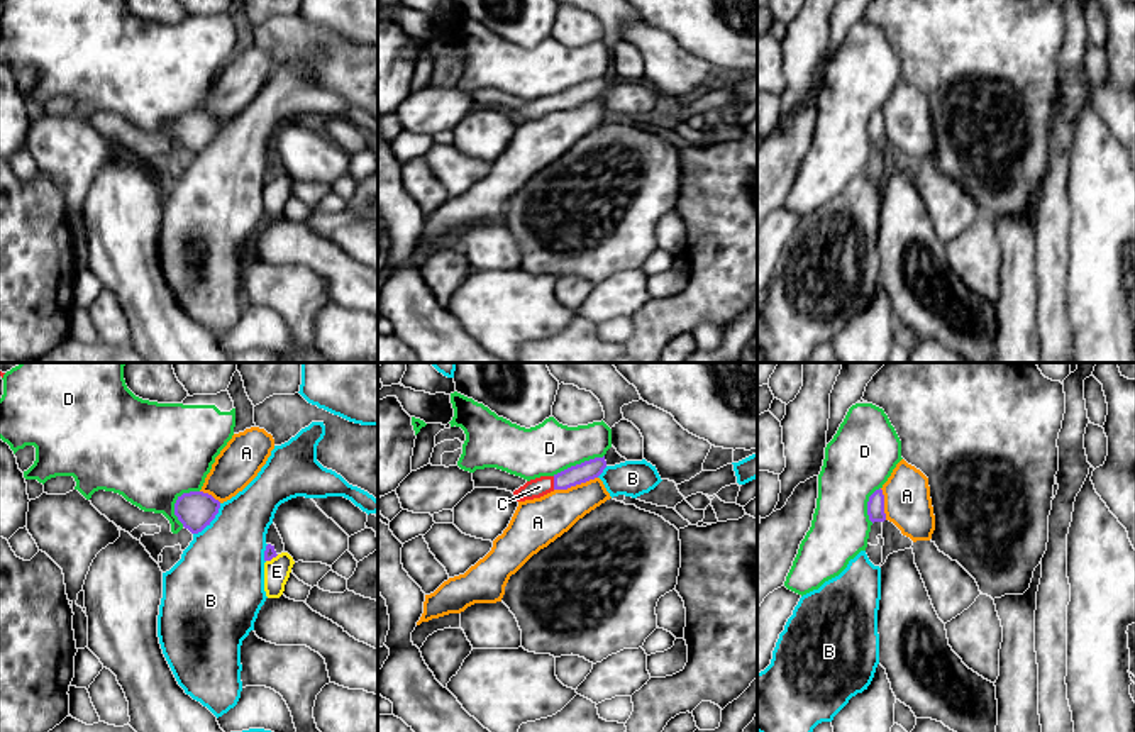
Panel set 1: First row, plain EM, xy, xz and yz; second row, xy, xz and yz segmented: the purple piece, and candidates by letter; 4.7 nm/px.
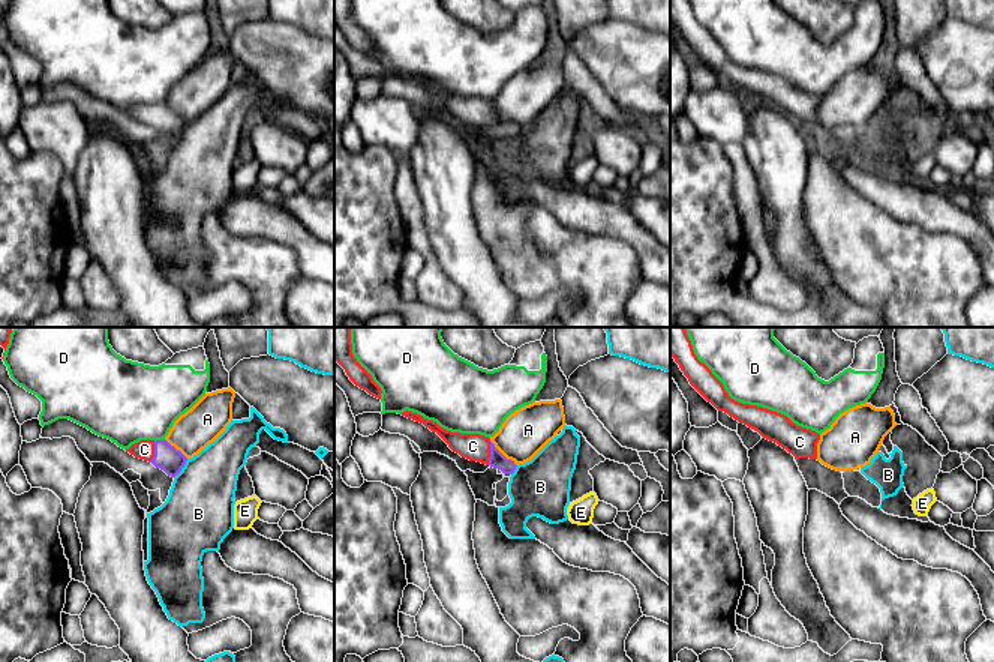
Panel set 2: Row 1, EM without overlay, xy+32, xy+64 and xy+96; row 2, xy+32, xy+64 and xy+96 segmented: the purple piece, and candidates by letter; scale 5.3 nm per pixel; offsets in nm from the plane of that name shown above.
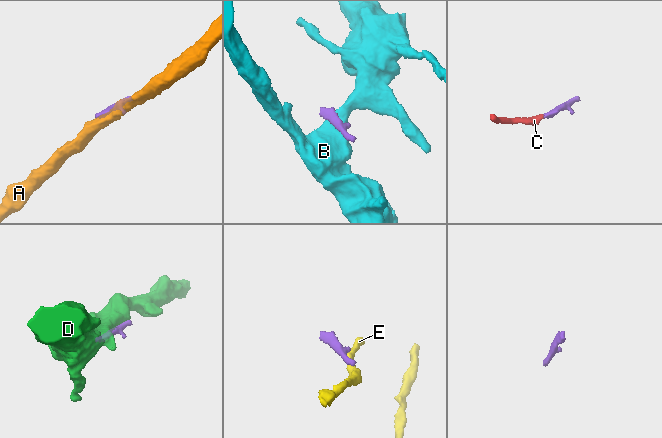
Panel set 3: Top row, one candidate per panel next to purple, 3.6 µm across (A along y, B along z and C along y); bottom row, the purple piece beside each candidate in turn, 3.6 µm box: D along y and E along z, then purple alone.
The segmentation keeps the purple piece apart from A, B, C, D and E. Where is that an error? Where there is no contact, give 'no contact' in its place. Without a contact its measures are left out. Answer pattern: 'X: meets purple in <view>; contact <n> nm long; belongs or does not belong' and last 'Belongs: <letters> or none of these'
A: meets purple in xz; contact 220 nm long; does not belong
B: meets purple in xy; contact 200 nm long; does not belong
C: meets purple in xz; contact 60 nm long; belongs
D: meets purple in xy; contact 190 nm long; does not belong
E: meets purple in xy; contact 70 nm long; does not belong
Belongs: C

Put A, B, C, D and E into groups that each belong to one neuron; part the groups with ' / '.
A / B / C / D / E

